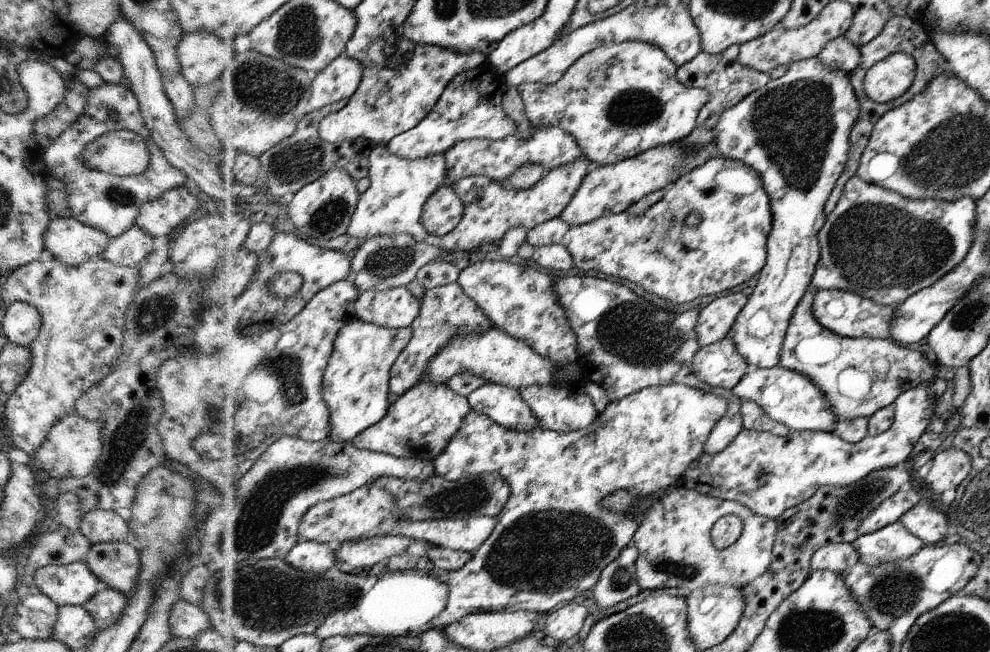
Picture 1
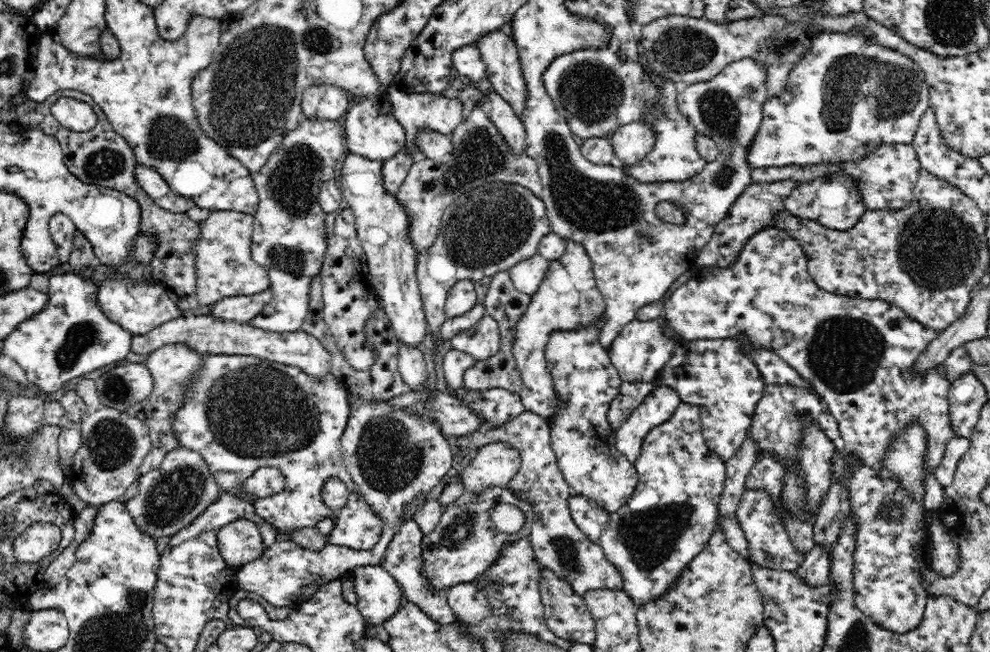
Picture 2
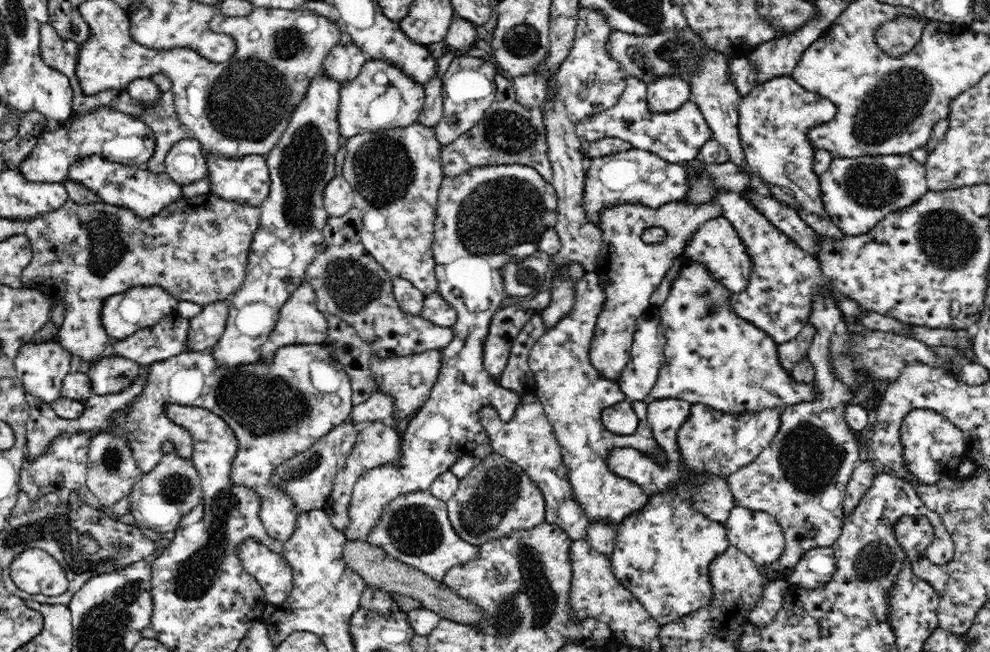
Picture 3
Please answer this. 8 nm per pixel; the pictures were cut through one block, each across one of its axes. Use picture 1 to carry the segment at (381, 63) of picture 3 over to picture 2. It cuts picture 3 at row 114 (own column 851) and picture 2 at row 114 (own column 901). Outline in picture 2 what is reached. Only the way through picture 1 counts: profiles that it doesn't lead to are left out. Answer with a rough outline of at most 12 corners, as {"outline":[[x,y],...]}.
{"outline":[[387,91],[352,104],[347,152],[386,162],[407,134]]}

